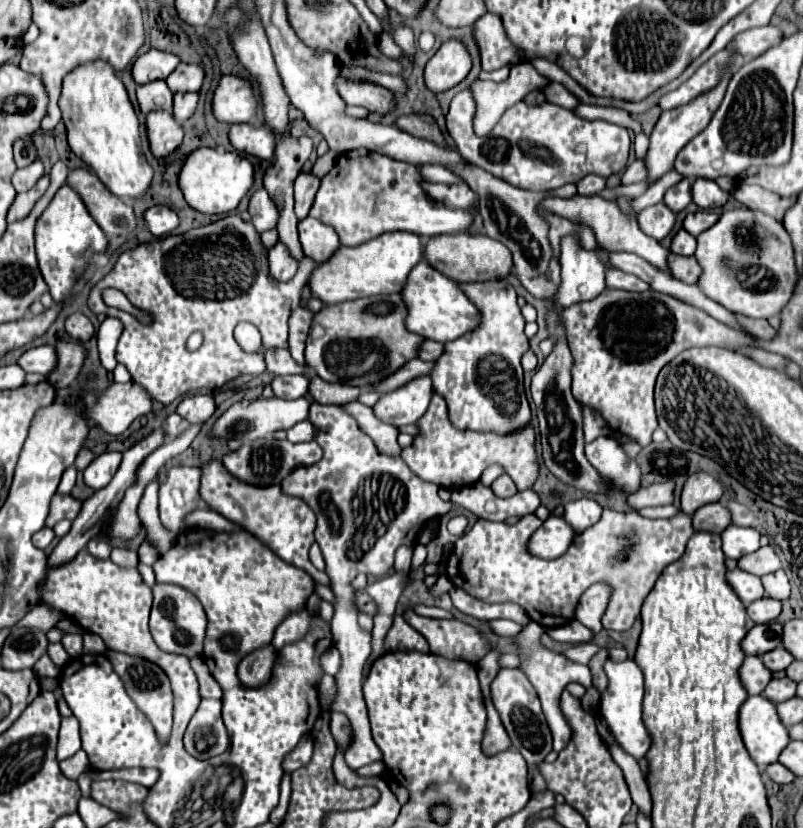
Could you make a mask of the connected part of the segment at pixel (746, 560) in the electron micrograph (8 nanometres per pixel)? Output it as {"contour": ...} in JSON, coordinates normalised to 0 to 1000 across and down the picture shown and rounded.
{"contour":[[[951,659],[951,662],[944,662],[936,669],[924,671],[919,676],[919,686],[927,688],[927,691],[934,691],[939,696],[951,696],[951,693],[961,693],[964,688],[974,686],[974,681],[971,681],[971,674],[966,671],[964,662]]]}

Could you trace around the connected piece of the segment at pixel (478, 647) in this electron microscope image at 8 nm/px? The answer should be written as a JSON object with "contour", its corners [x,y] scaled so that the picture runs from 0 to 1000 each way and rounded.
{"contour":[[[506,737],[503,749],[533,773],[535,787],[548,790],[553,795],[595,802],[608,787],[605,773],[595,766],[593,758],[578,751],[555,746],[531,746],[521,744],[516,737]]]}

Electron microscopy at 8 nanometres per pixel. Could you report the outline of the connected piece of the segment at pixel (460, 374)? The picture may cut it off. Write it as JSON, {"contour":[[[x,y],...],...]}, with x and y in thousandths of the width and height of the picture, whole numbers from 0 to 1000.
{"contour":[[[630,338],[575,343],[575,353],[595,372],[598,391],[595,396],[575,403],[575,408],[568,408],[565,413],[553,415],[553,425],[543,435],[535,457],[538,457],[540,471],[548,478],[553,478],[558,488],[558,507],[565,517],[633,524],[635,519],[645,519],[660,510],[660,490],[655,486],[650,442],[648,442],[648,430],[658,423],[658,408],[653,403],[653,384],[643,367],[643,353]]]}

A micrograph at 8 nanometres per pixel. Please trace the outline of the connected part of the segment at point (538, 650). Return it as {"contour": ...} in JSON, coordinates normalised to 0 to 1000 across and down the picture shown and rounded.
{"contour":[[[660,751],[658,756],[653,756],[643,768],[640,768],[640,778],[643,778],[643,787],[648,792],[648,809],[658,816],[658,821],[665,826],[667,836],[670,836],[670,843],[675,848],[675,855],[677,855],[677,862],[680,862],[680,870],[682,870],[682,877],[687,882],[687,889],[690,889],[690,906],[697,908],[705,896],[710,894],[710,877],[705,877],[705,870],[700,867],[697,862],[697,855],[695,855],[695,848],[697,848],[697,838],[700,833],[705,831],[705,826],[710,824],[720,824],[725,829],[737,829],[737,814],[735,814],[735,807],[730,802],[720,802],[720,800],[712,800],[707,795],[702,795],[697,787],[690,787],[685,783],[680,783],[672,771],[677,766],[677,758],[670,756],[667,751]]]}

